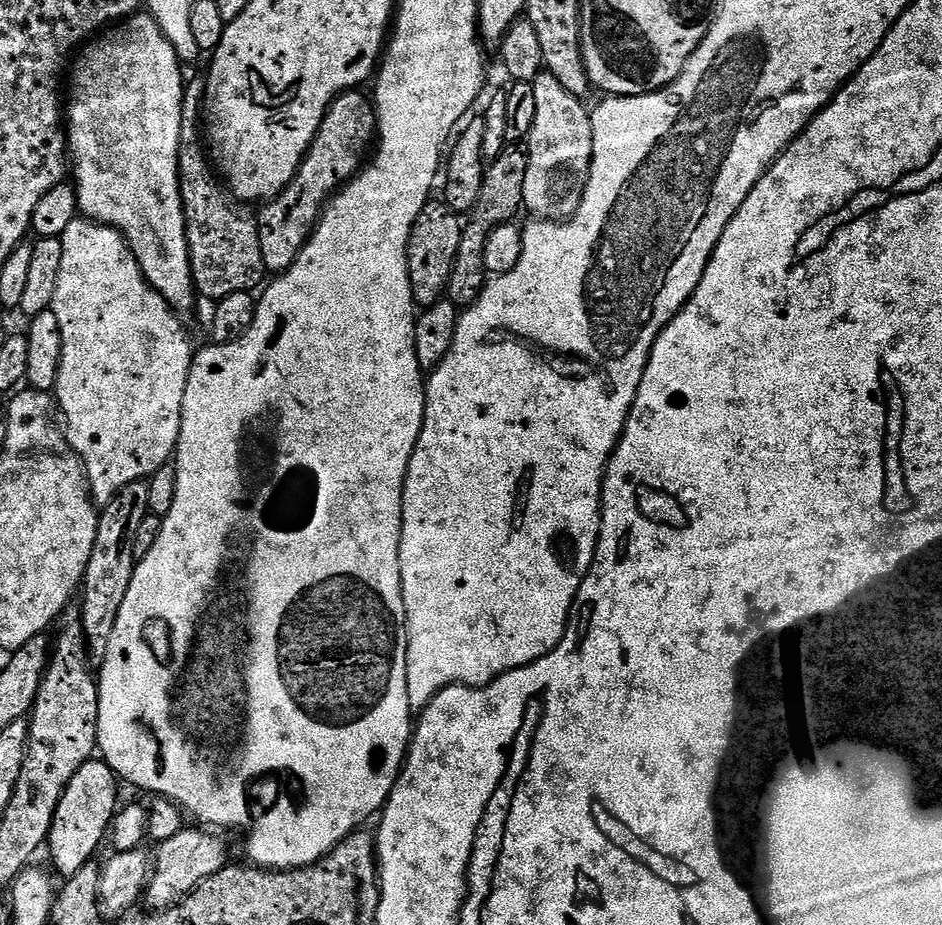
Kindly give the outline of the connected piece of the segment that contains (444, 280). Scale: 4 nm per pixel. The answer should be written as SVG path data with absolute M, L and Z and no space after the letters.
M440 200L429 201L422 214L415 220L408 243L408 273L412 287L412 299L421 309L434 306L445 299L450 274L458 254L458 246L464 233L461 217Z

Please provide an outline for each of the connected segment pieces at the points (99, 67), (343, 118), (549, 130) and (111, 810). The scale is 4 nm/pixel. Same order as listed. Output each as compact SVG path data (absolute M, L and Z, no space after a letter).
M140 10L127 17L123 22L109 27L103 34L97 35L91 42L83 45L82 51L75 57L70 68L72 89L69 92L67 89L66 92L66 135L70 160L74 165L74 176L76 172L74 187L80 203L80 212L87 219L97 224L104 224L107 228L116 228L122 233L125 242L128 243L129 250L134 254L134 258L146 278L146 282L167 304L171 304L176 310L188 308L195 300L198 300L196 286L192 282L192 267L190 266L188 239L186 238L184 199L180 193L180 135L182 134L182 106L184 105L184 89L186 87L184 72L180 68L183 68L182 61L177 58L174 46L170 46L166 34L162 34L156 19L149 16L147 11Z
M353 90L336 97L322 118L320 133L308 147L292 181L258 212L258 242L262 242L262 262L269 273L287 272L290 266L294 266L298 254L307 246L312 231L320 223L328 201L365 167L378 125L373 101L369 97L367 100L362 93Z
M541 74L531 81L534 90L534 103L538 105L534 113L534 126L526 141L528 165L526 166L526 182L524 183L524 208L533 212L536 220L568 220L582 206L584 191L588 185L588 175L592 165L592 117L589 109L584 109L585 101L581 97L570 94L558 78Z
M100 758L89 760L87 764L82 766L82 770L78 770L78 774L74 774L74 778L70 778L70 782L58 802L58 810L54 814L54 822L46 845L46 852L52 855L53 866L58 871L64 872L65 877L74 876L78 870L82 870L82 866L93 863L94 857L92 855L99 850L100 843L103 840L105 843L112 827L112 818L118 811L116 784L118 785L116 773L112 771L112 767Z

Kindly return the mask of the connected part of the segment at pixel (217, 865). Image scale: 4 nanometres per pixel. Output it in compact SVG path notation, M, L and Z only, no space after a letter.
M184 826L179 835L158 844L160 853L154 856L154 867L146 889L146 900L153 904L153 909L171 908L173 904L189 896L206 878L229 867L228 844L220 837L223 835L216 830L195 827Z

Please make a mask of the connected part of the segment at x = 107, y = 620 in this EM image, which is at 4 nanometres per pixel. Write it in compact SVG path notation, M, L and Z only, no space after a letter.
M147 483L126 486L100 512L98 538L94 544L88 569L84 572L82 597L84 602L78 606L80 622L84 627L84 637L88 643L88 658L93 665L104 663L110 650L110 640L114 638L114 626L118 622L118 610L126 599L126 590L134 578L138 557L134 550L134 538L142 527L142 518L150 515L150 490Z

